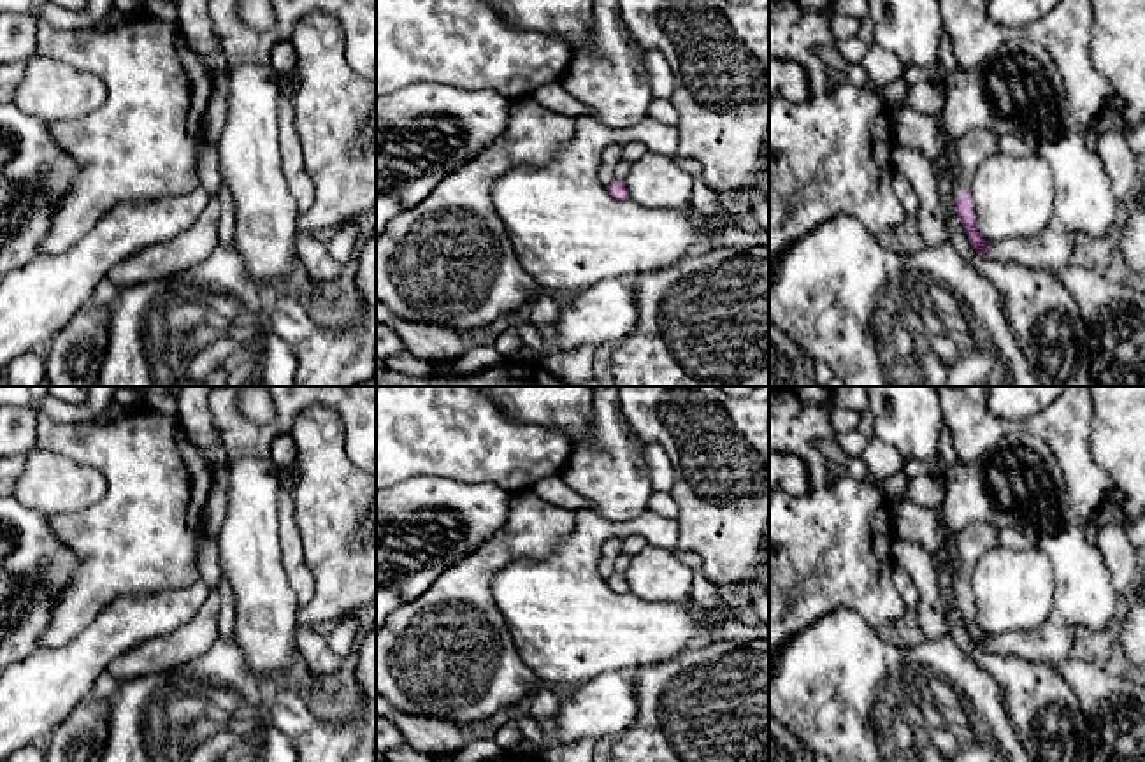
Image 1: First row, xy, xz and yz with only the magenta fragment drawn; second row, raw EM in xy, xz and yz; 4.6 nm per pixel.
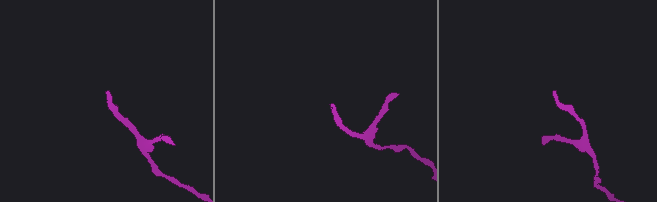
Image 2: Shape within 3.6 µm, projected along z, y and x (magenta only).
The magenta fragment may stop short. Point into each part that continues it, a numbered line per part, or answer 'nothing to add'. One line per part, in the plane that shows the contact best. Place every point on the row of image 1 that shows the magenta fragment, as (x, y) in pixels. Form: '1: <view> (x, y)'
1: yz (942, 160)

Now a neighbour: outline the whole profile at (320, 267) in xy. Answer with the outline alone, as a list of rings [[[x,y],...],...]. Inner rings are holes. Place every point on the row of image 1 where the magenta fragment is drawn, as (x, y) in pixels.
[[[311,232],[297,235],[297,255],[306,277],[314,286],[332,283],[342,270],[342,265],[328,253],[327,244],[318,241]]]

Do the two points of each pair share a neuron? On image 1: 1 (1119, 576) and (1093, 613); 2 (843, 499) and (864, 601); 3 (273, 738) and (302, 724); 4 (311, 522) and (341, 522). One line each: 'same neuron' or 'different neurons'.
1: different neurons
2: same neuron
3: different neurons
4: same neuron

